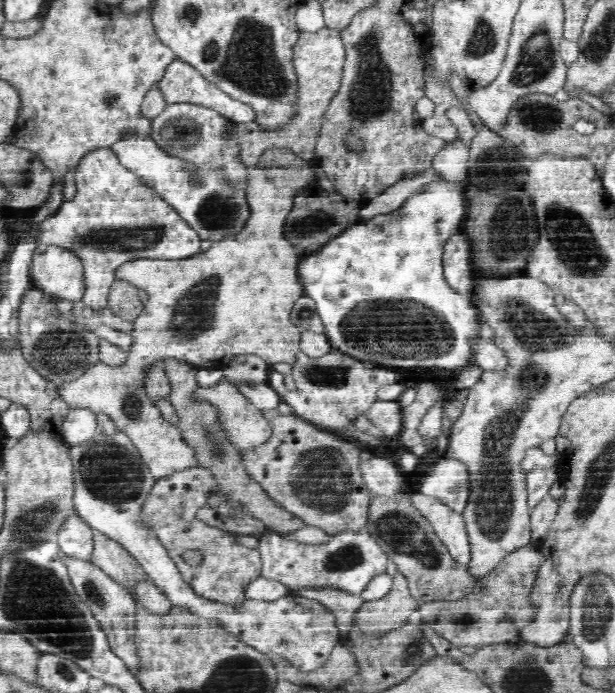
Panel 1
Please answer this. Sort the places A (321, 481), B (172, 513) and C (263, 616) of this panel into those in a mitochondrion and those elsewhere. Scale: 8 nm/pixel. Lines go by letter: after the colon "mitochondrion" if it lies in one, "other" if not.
A: mitochondrion
B: other
C: other

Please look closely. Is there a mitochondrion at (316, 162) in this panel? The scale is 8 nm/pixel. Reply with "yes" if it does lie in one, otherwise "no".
no

